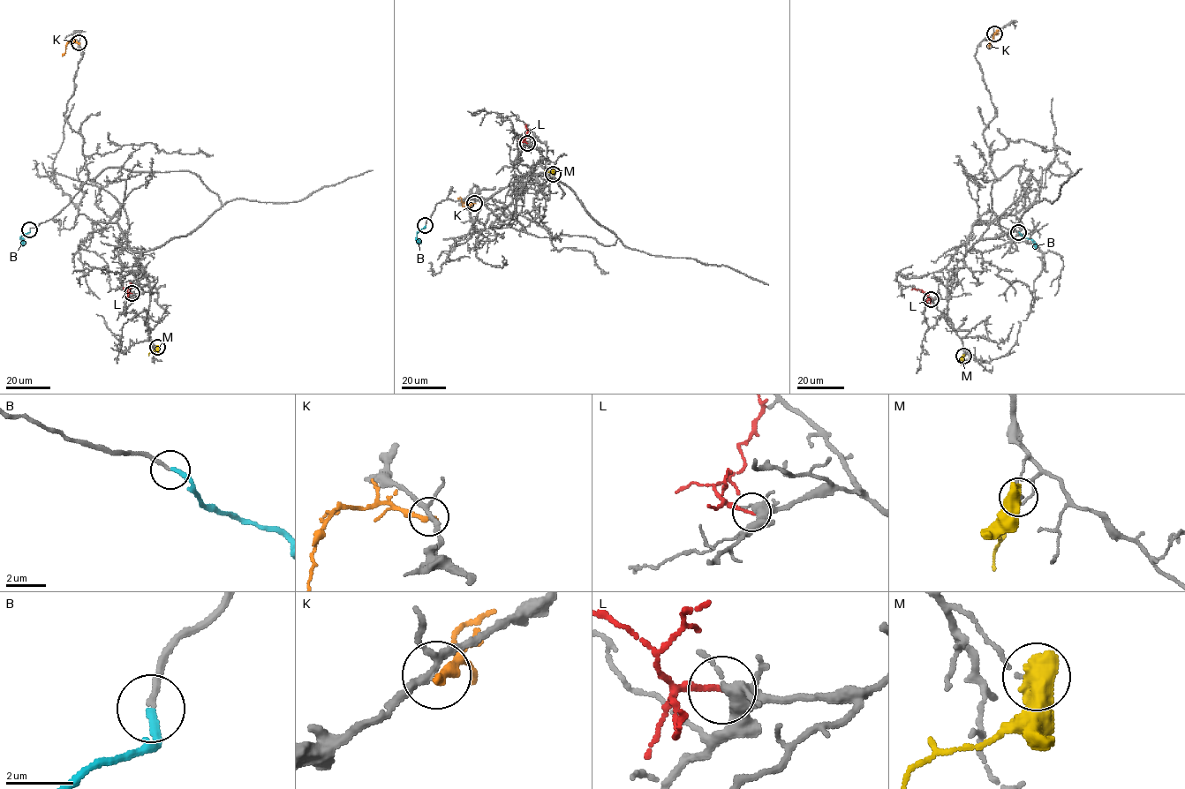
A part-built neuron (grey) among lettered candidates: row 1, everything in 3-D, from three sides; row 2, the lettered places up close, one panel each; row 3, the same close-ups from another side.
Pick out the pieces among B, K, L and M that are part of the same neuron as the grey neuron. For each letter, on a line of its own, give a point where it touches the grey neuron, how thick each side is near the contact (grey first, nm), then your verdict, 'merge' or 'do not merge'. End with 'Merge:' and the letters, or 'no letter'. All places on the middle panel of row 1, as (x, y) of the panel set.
B: contact (425, 225); calibres 190 and 240 nm; merge
K: contact (474, 203); calibres 190 and 280 nm; do not merge
L: contact (527, 143); calibres 380 and 160 nm; do not merge
M: contact (553, 174); calibres 120 and 800 nm; do not merge
Merge: B

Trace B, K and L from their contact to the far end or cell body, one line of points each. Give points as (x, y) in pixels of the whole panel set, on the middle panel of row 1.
B: (425, 225), (417, 233), (419, 242)
K: (474, 203), (464, 203), (457, 197)
L: (526, 143), (523, 139), (528, 131), (525, 123)

